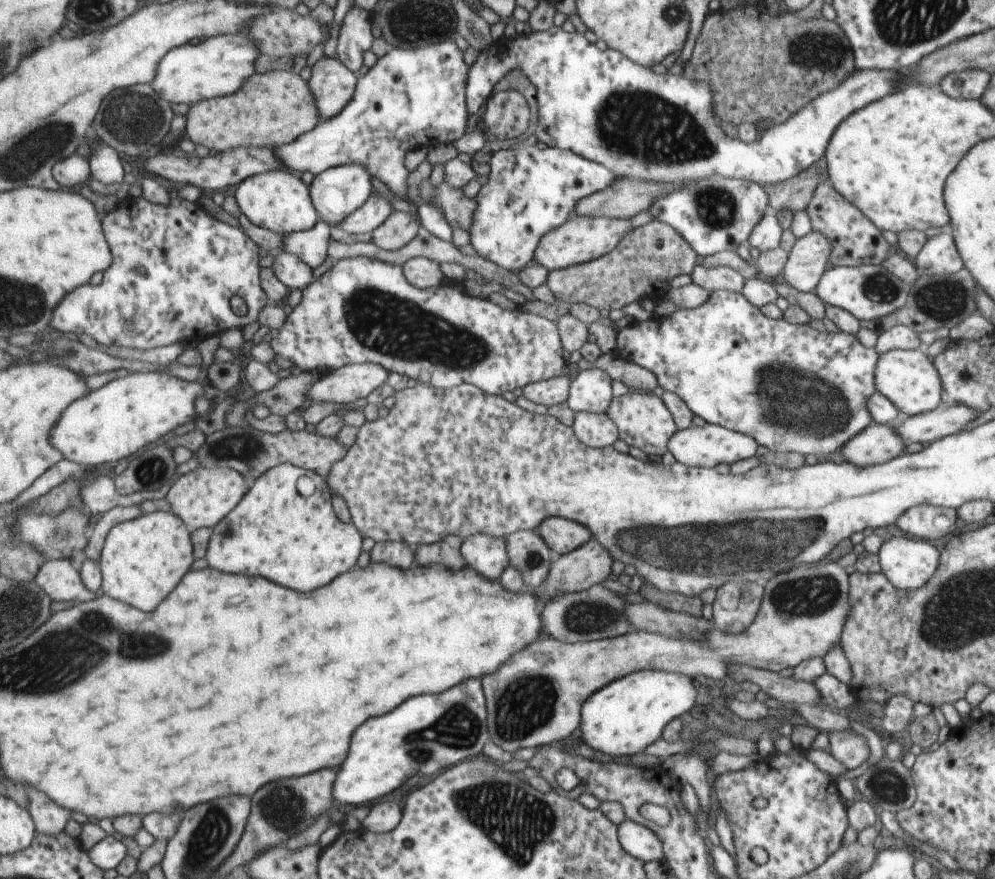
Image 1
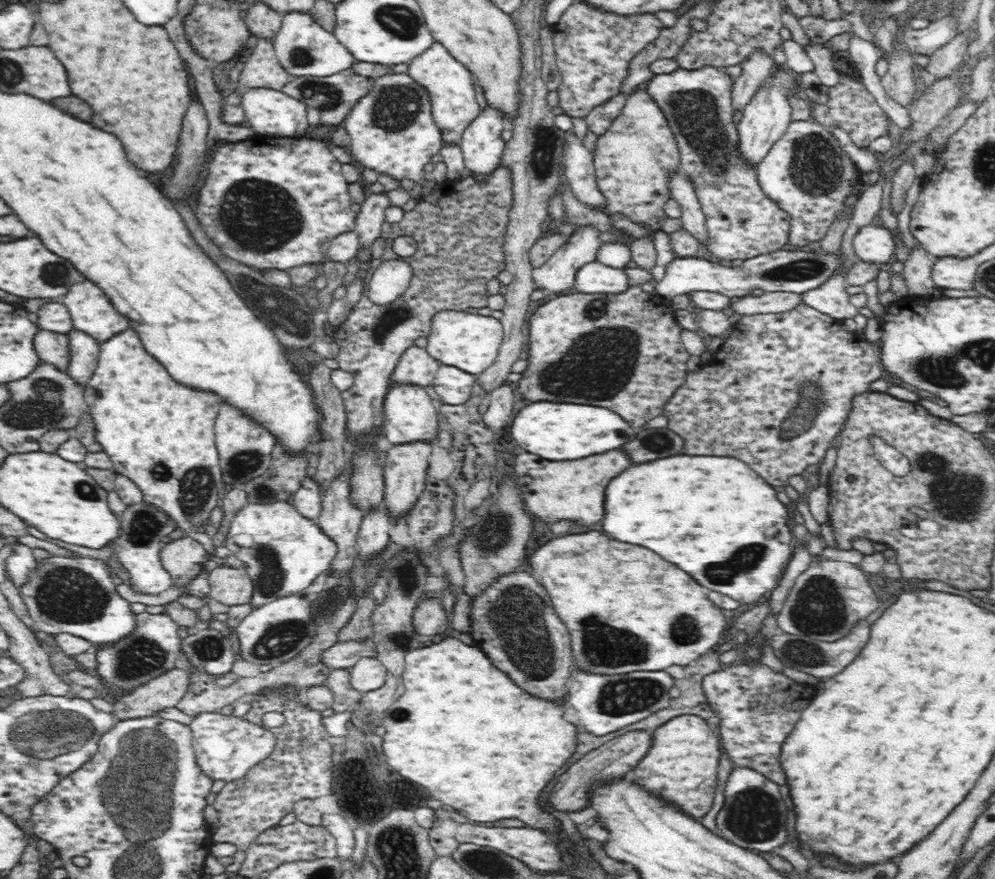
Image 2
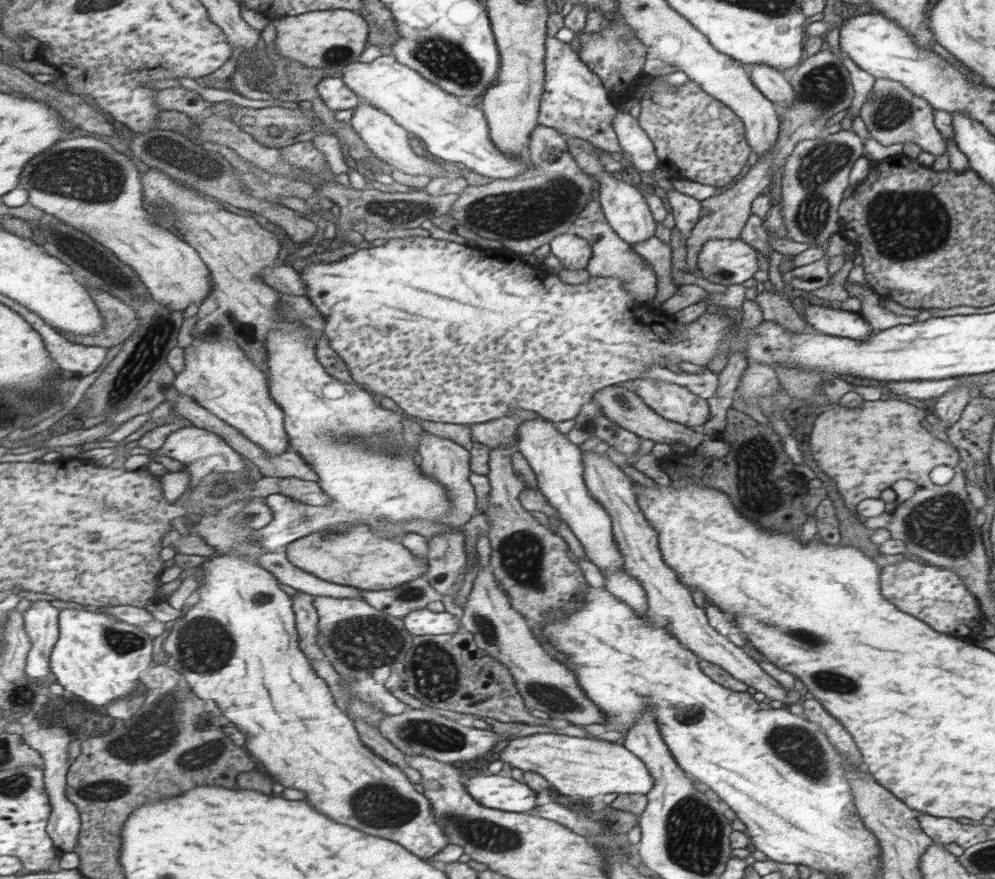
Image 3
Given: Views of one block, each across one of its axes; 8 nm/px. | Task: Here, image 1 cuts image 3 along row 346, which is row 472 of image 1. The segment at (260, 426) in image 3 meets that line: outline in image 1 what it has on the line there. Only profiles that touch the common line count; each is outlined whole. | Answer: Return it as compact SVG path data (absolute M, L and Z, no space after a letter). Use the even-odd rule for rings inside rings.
M202 465L196 470L181 475L172 486L167 498L174 512L178 513L193 530L214 528L238 508L251 488L245 474L235 468L211 469Z

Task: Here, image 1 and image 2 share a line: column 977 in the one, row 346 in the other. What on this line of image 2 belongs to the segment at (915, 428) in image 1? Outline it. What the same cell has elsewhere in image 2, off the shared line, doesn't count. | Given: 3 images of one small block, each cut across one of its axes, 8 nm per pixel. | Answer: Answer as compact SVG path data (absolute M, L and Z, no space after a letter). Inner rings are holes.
M412 345L402 353L393 376L390 376L389 388L395 384L416 384L422 387L433 385L441 365L438 359L430 356L426 348Z

